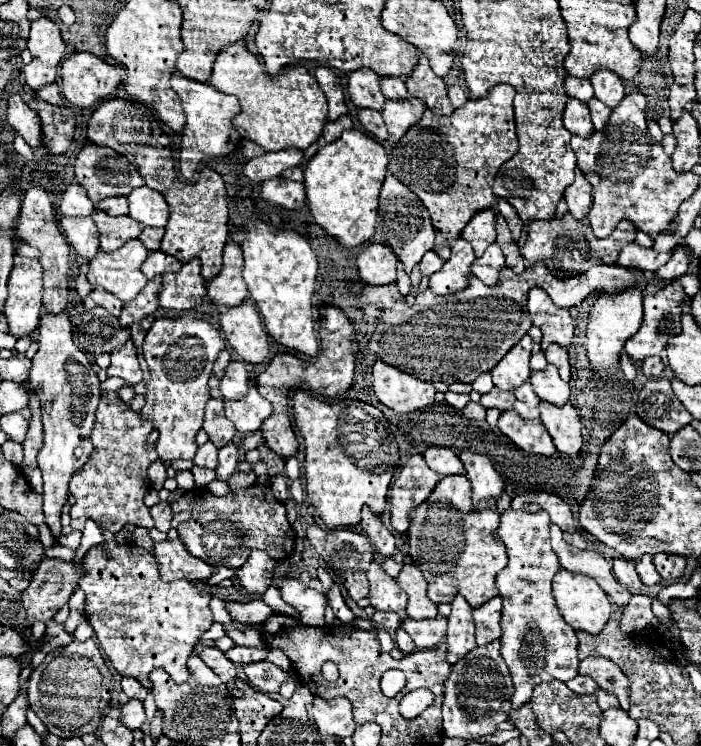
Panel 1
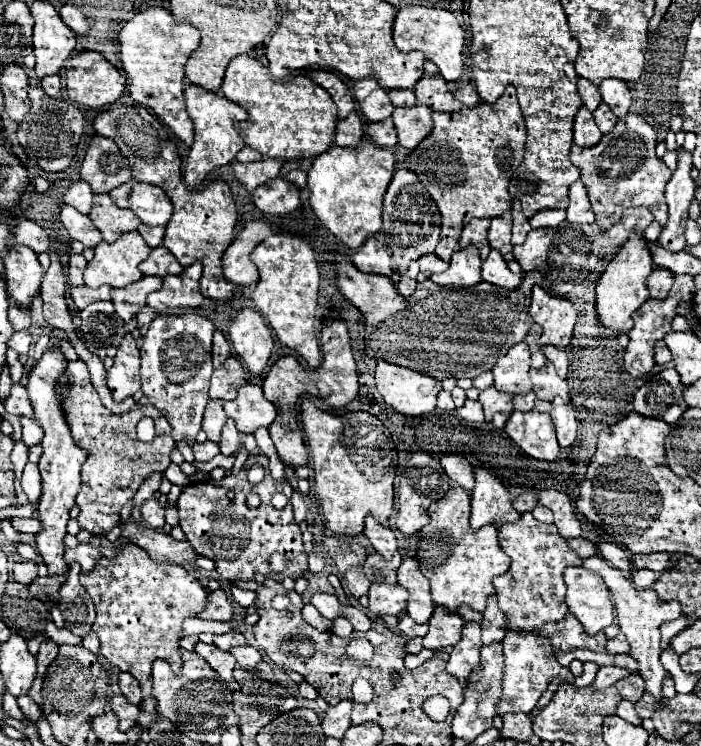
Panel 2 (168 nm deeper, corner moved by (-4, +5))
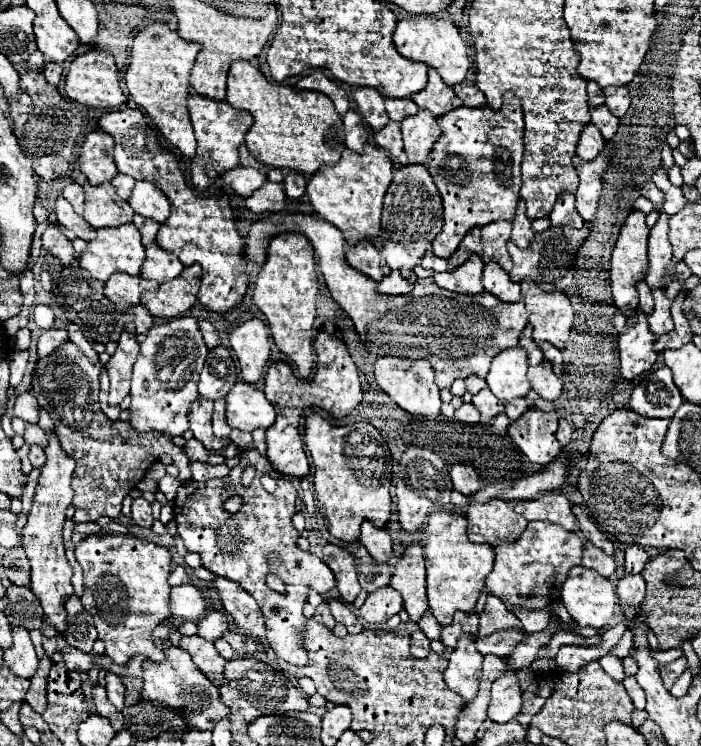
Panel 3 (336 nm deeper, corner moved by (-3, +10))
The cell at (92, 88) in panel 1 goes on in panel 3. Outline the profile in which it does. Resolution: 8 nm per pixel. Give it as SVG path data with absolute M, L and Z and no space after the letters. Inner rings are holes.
M90 50L86 54L76 56L70 66L68 66L68 74L66 74L66 82L64 82L64 90L66 96L74 102L80 102L84 106L92 106L92 108L104 108L104 110L114 110L120 104L124 104L128 98L122 92L120 86L120 78L118 78L118 68L114 64L112 54L104 52L104 50Z

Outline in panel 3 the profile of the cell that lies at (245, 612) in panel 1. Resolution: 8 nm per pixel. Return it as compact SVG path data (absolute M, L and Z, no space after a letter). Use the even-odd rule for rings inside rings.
M192 584L172 588L170 608L172 608L172 616L178 616L180 620L198 620L200 616L212 610L210 602L206 600L204 590Z

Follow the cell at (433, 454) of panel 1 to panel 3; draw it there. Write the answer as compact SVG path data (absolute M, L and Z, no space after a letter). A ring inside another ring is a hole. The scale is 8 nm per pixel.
M452 464L450 466L450 478L452 478L452 484L454 484L454 490L470 496L474 492L480 490L480 480L478 480L478 474L476 470L470 466L470 464Z

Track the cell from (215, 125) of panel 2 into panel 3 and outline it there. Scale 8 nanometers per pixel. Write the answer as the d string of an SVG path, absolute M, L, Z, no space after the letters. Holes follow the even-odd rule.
M200 94L188 96L188 112L190 112L194 134L198 140L190 174L192 174L194 188L202 192L214 182L216 176L238 166L238 146L244 142L246 130L252 126L252 116L248 112L232 108L226 100L210 100Z

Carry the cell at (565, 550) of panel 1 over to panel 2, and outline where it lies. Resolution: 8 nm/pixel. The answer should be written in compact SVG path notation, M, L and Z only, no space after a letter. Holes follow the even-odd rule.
M599 555L595 557L589 557L589 559L583 559L583 567L585 569L591 569L595 573L599 573L609 591L613 593L613 601L615 601L615 613L617 613L617 623L621 627L621 631L625 633L627 637L627 643L631 647L629 655L637 661L637 669L639 669L639 675L645 679L645 691L657 699L657 701L663 701L663 693L661 693L661 687L663 687L663 679L667 677L667 669L659 663L659 655L661 655L661 647L659 647L659 627L663 621L671 621L671 619L677 619L681 617L681 605L679 603L663 603L657 599L657 593L653 589L645 589L645 591L637 591L633 587L633 583L629 579L625 579L621 575L619 569L615 567L609 567L607 561L603 561Z

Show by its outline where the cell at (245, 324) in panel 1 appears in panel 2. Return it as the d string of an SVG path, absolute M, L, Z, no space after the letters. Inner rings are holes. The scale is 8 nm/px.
M243 309L229 327L229 339L235 355L241 357L243 365L251 375L261 375L273 351L273 335L259 311Z

